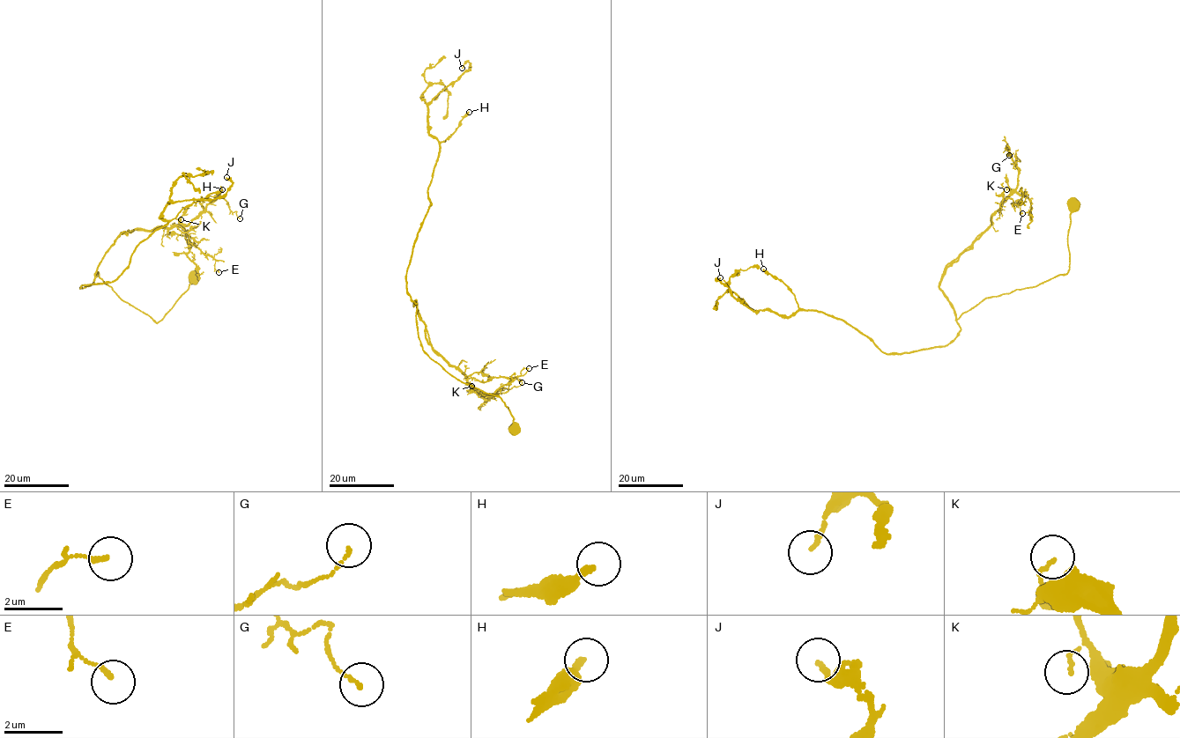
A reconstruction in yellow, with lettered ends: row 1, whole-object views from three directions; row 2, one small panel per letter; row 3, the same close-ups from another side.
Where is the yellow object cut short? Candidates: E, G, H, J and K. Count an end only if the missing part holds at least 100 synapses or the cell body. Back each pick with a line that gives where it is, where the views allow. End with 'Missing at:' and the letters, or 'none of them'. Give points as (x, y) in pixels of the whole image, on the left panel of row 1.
Missing at: none of them

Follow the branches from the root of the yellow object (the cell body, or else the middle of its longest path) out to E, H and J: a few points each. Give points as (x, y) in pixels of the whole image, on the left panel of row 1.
E: (195, 276), (157, 322), (119, 298), (95, 272), (122, 232), (175, 225), (216, 260), (218, 272)
H: (195, 276), (157, 322), (119, 298), (99, 272), (79, 287), (111, 282), (141, 241), (222, 189)
J: (195, 276), (157, 322), (99, 272), (79, 287), (116, 278), (170, 200), (221, 196), (226, 177)

